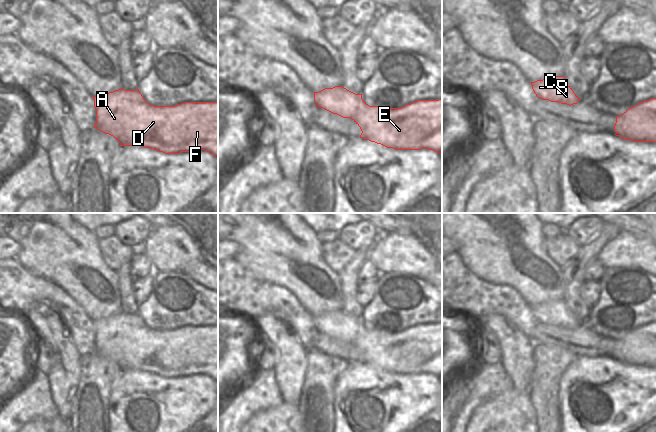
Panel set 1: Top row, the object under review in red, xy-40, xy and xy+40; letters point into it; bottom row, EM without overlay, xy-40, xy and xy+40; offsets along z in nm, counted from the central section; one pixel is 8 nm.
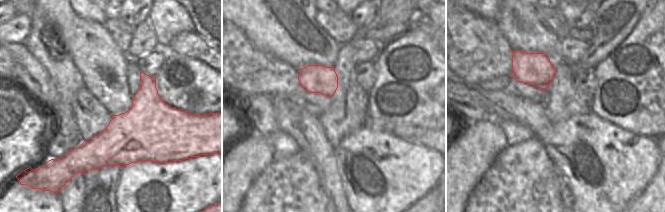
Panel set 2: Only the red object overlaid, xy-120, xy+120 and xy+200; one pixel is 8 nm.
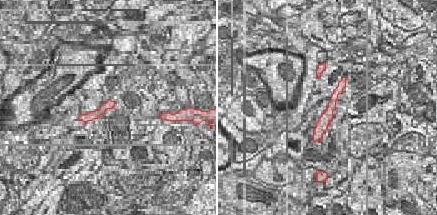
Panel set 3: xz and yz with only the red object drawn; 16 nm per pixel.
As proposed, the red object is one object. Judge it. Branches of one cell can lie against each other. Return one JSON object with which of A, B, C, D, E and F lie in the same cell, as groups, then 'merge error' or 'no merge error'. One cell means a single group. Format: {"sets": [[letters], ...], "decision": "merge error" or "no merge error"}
{"sets": [["A", "B", "C", "D", "E", "F"]], "decision": "no merge error"}

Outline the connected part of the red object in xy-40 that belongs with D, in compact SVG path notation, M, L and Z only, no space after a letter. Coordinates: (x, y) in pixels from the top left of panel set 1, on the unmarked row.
M121 312L93 320L93 323L96 333L94 352L113 360L120 370L143 370L165 378L205 374L218 382L218 326L183 326L175 330L153 330L144 323L138 312L135 314Z

